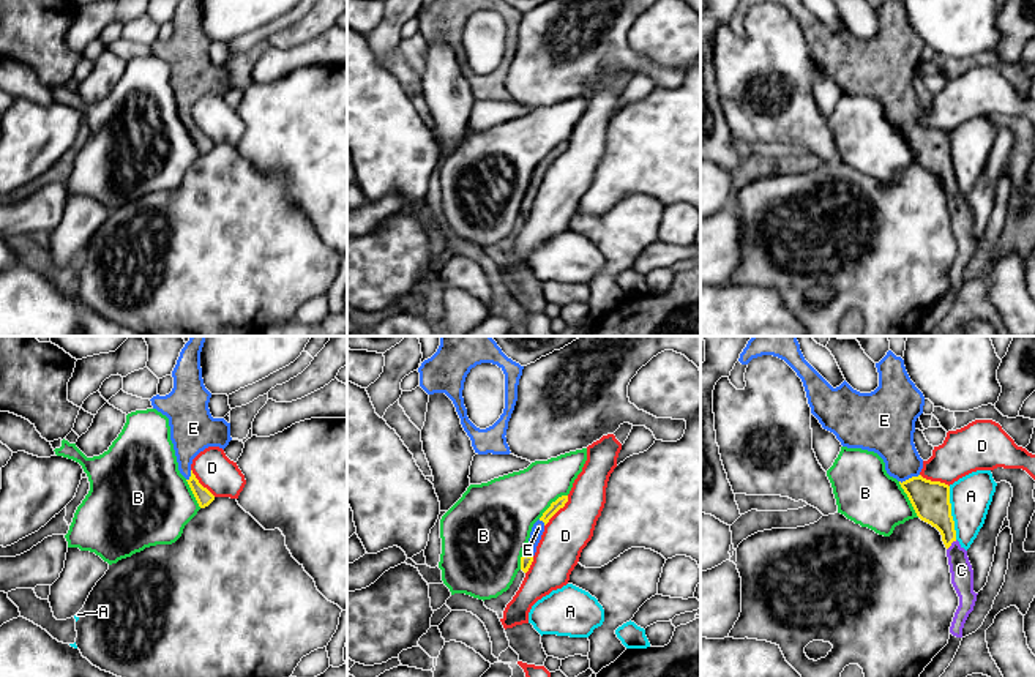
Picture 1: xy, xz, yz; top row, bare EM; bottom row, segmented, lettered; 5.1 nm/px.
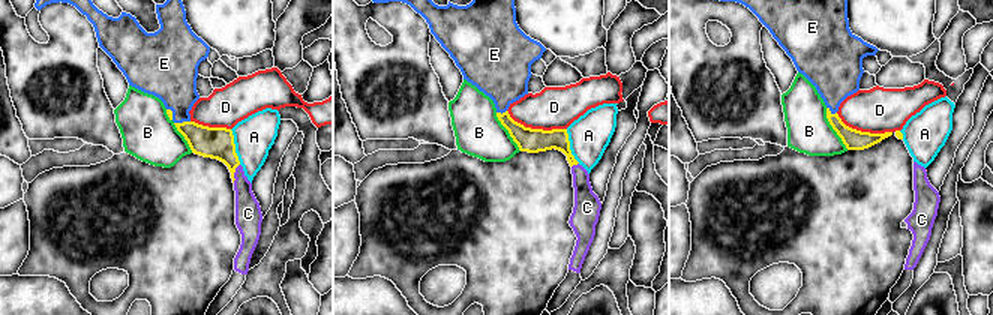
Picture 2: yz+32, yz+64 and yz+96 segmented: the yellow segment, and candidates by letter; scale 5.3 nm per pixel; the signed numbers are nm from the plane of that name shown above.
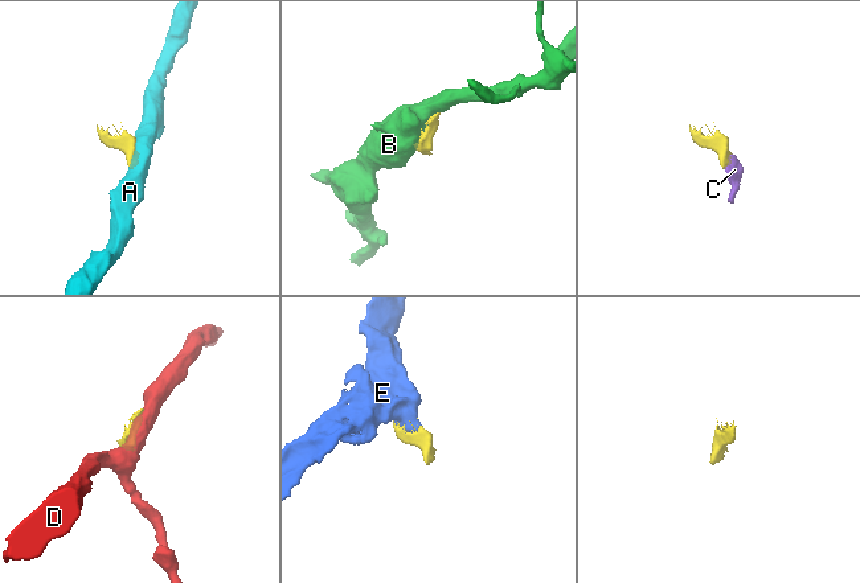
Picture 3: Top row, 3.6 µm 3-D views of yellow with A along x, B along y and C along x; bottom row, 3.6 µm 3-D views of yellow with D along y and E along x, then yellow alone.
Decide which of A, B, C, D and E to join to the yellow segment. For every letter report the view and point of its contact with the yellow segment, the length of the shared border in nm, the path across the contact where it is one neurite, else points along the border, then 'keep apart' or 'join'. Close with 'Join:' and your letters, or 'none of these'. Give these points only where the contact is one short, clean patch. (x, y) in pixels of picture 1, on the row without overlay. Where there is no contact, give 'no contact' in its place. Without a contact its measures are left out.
A: meets yellow in yz at (950, 160); contact 280 nm long; border along yz (949, 133), (950, 161), (956, 185); keep apart
B: meets yellow in yz at (909, 145); contact 220 nm long; keep apart
C: meets yellow in yz at (950, 191); contact 80 nm long; runs through yz (931, 147), (945, 171), (950, 191), (961, 216); join
D: meets yellow in xz at (557, 157); contact 200 nm long; keep apart
E: meets yellow in yz at (909, 125); contact 110 nm long; runs through yz (930, 145), (909, 125), (890, 81); join
Join: C, E

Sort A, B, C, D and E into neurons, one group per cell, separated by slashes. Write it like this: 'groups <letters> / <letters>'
groups A / B / C E / D

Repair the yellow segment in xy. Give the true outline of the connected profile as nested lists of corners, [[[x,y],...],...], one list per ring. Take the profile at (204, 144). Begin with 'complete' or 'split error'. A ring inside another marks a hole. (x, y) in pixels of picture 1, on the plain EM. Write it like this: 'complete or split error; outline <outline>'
split error; outline [[[180,0],[172,24],[172,38],[166,43],[156,41],[150,47],[153,55],[169,65],[178,117],[186,125],[199,153],[205,155],[215,142],[199,129],[191,110],[205,95],[224,96],[229,92],[230,69],[210,60],[211,39],[204,32],[200,0]]]

